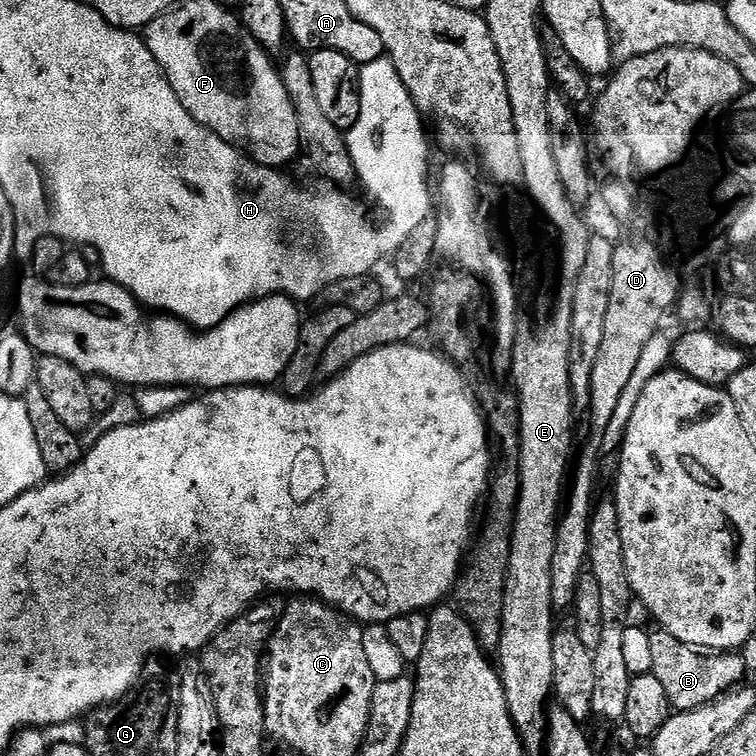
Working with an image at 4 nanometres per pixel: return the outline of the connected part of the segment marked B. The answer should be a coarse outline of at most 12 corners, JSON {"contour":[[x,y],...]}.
{"contour":[[649,631],[651,675],[676,712],[743,681],[735,651],[705,654]]}

